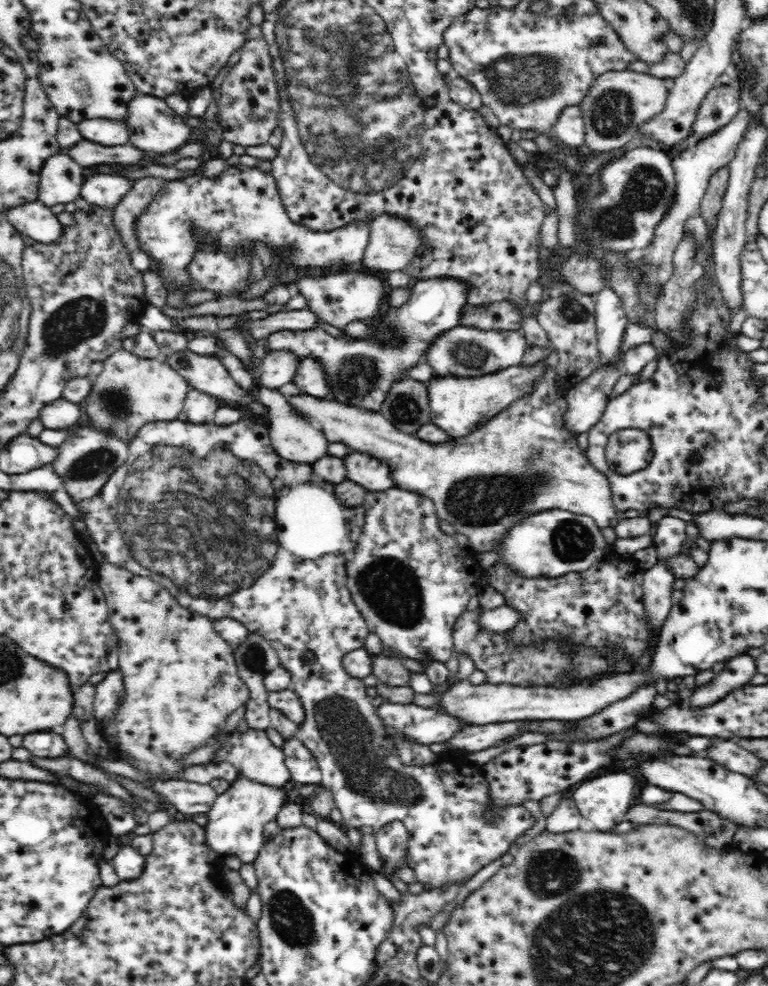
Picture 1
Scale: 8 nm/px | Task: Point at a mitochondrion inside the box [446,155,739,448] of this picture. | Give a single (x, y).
(646, 189)

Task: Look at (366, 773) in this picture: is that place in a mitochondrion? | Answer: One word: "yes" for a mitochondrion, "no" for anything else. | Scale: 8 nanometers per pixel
yes

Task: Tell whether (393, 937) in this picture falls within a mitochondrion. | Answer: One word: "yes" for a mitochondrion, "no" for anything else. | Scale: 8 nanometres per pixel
no

